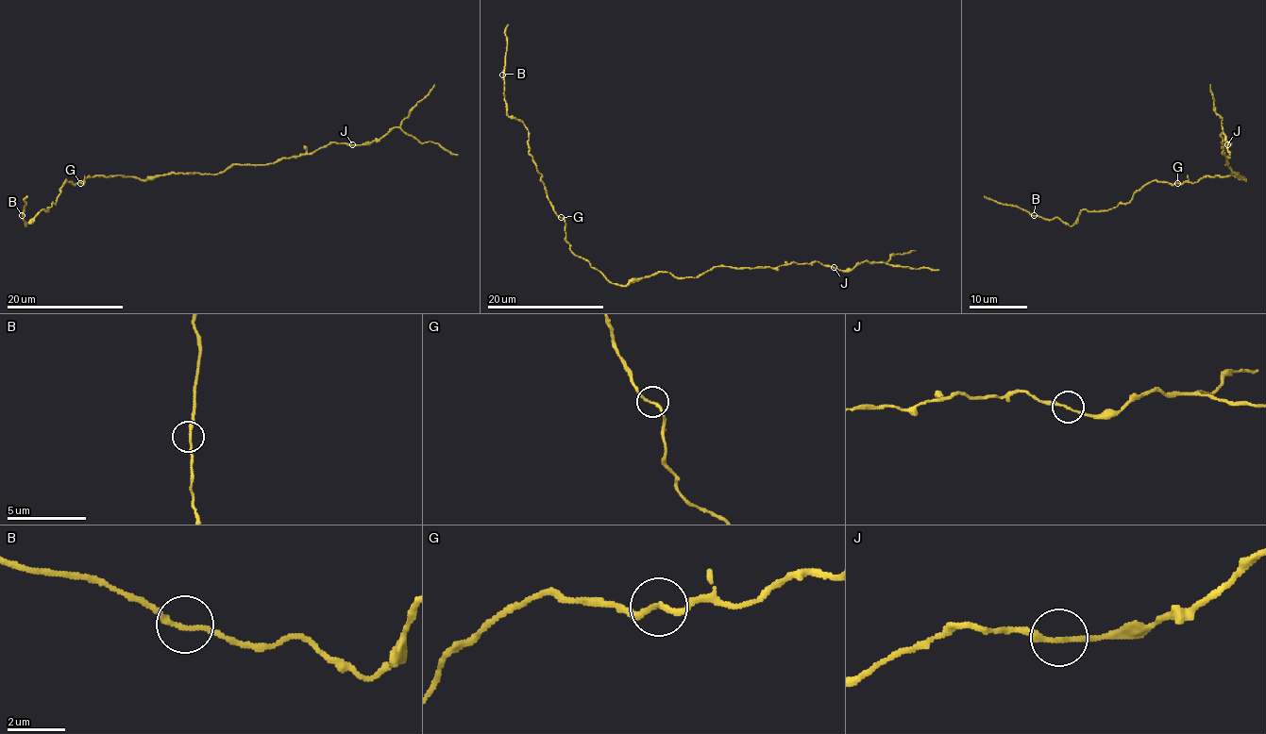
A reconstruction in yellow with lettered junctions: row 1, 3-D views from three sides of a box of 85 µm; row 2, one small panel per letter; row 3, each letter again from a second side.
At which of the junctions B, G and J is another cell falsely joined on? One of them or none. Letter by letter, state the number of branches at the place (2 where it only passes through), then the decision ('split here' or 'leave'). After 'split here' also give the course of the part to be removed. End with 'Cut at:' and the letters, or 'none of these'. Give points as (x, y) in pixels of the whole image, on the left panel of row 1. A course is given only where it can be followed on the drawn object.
B: branches 2; leave
G: branches 2; leave
J: branches 2; split here; course (353, 145), (369, 145), (394, 127), (399, 127), (421, 142), (437, 142), (458, 156)
Cut at: J

